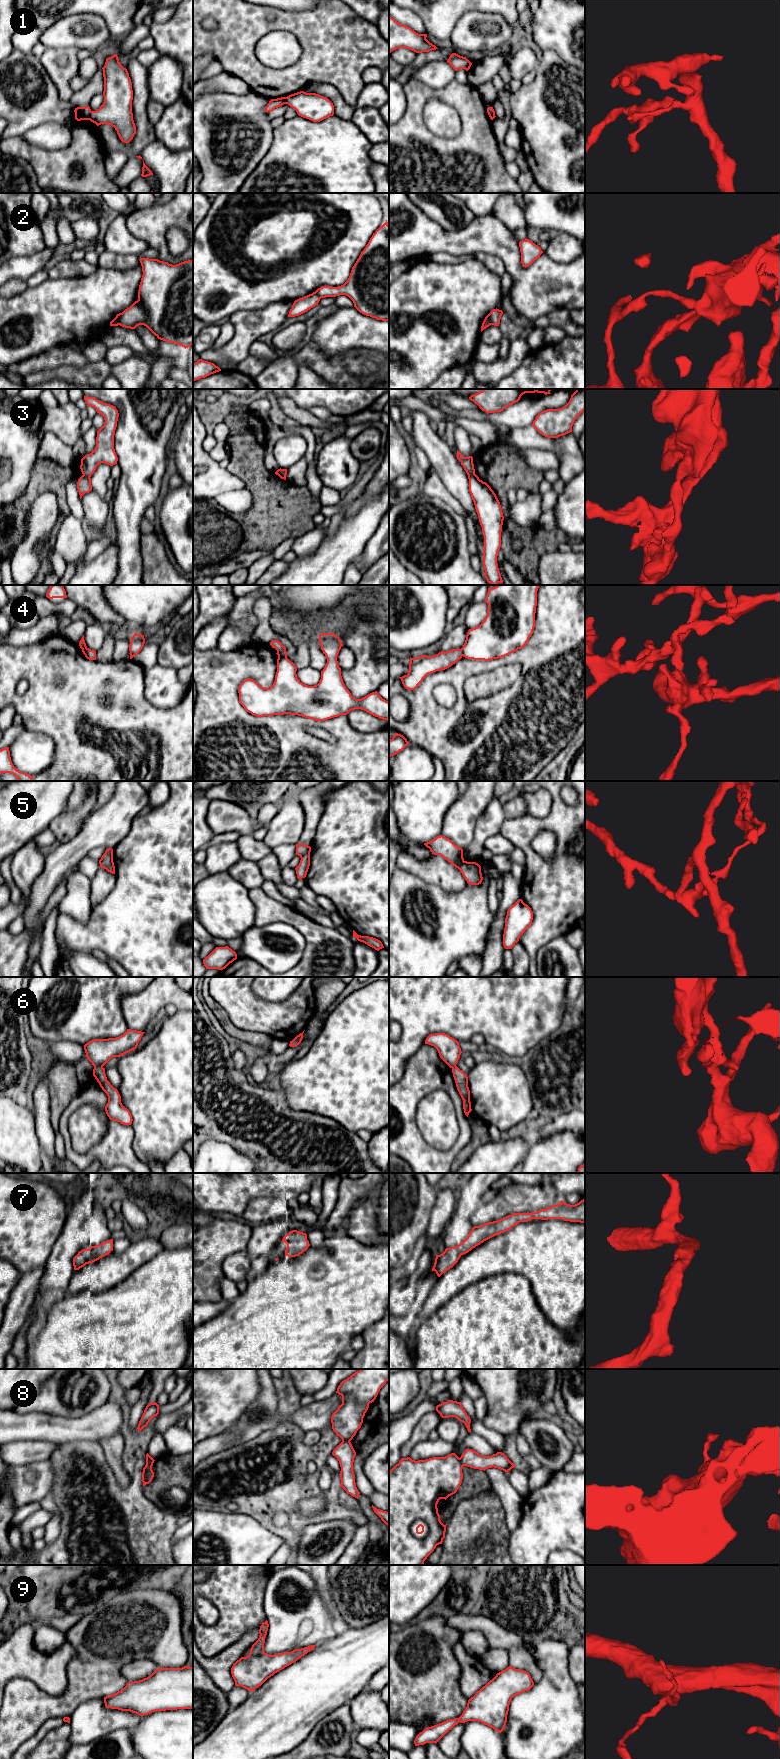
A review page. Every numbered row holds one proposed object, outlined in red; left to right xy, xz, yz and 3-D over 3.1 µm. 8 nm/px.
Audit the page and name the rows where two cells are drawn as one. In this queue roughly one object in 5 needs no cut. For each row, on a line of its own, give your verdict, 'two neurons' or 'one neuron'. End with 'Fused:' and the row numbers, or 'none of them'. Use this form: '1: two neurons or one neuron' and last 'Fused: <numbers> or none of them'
1: two neurons
2: two neurons
3: two neurons
4: two neurons
5: two neurons
6: two neurons
7: one neuron
8: two neurons
9: two neurons
Fused: 1, 2, 3, 4, 5, 6, 8, 9

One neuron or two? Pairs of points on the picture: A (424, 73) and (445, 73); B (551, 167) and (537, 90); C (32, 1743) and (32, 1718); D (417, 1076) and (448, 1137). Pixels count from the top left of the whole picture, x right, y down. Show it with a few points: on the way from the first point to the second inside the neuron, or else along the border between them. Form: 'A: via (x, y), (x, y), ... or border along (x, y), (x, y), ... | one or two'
A: via (429, 73), (440, 73) | one
B: via (551, 148), (551, 116), (545, 109) | one
C: border along (48, 1719), (18, 1748) | two
D: border along (449, 1094), (430, 1092), (416, 1116) | two

